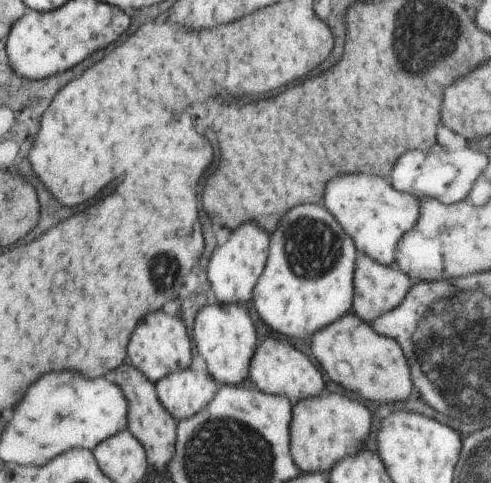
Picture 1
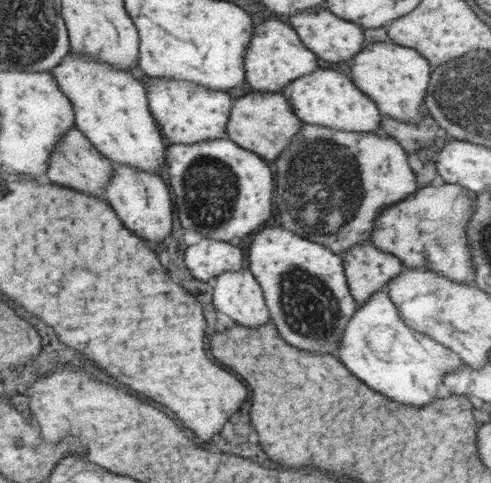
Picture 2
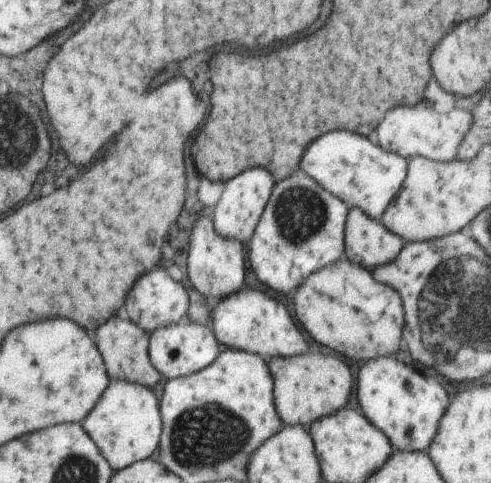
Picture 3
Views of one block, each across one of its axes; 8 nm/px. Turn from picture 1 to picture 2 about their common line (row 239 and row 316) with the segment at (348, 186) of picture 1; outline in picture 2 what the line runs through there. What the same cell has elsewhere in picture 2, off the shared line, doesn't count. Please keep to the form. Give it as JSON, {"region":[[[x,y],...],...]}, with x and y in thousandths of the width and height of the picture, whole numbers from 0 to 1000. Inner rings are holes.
{"region":[[[768,600],[752,621],[731,625],[723,646],[699,679],[699,712],[690,712],[690,745],[731,778],[752,803],[825,836],[866,836],[886,828],[890,795],[902,791],[902,774],[939,758],[939,741],[862,687],[845,687],[829,675],[784,600]]]}

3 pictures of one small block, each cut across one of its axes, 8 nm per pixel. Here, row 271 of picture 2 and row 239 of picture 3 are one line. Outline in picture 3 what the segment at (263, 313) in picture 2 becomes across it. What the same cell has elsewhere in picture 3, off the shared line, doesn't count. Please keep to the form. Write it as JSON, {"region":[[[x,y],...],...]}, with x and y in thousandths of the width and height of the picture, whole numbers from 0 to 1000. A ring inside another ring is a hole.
{"region":[[[503,348],[495,356],[487,356],[483,364],[466,369],[458,377],[458,389],[454,389],[454,402],[442,418],[442,431],[434,435],[434,464],[438,464],[438,476],[454,489],[454,493],[466,493],[466,497],[487,497],[487,501],[507,501],[511,497],[511,484],[556,402],[556,385],[560,373],[556,364],[536,352],[536,348]]]}

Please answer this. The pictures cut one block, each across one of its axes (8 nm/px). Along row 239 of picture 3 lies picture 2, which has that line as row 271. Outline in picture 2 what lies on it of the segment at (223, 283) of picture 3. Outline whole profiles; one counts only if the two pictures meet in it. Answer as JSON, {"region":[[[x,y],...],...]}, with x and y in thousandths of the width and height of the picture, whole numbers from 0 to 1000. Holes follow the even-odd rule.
{"region":[[[413,493],[377,518],[373,542],[393,576],[430,588],[438,571],[491,555],[491,518],[458,497]]]}

